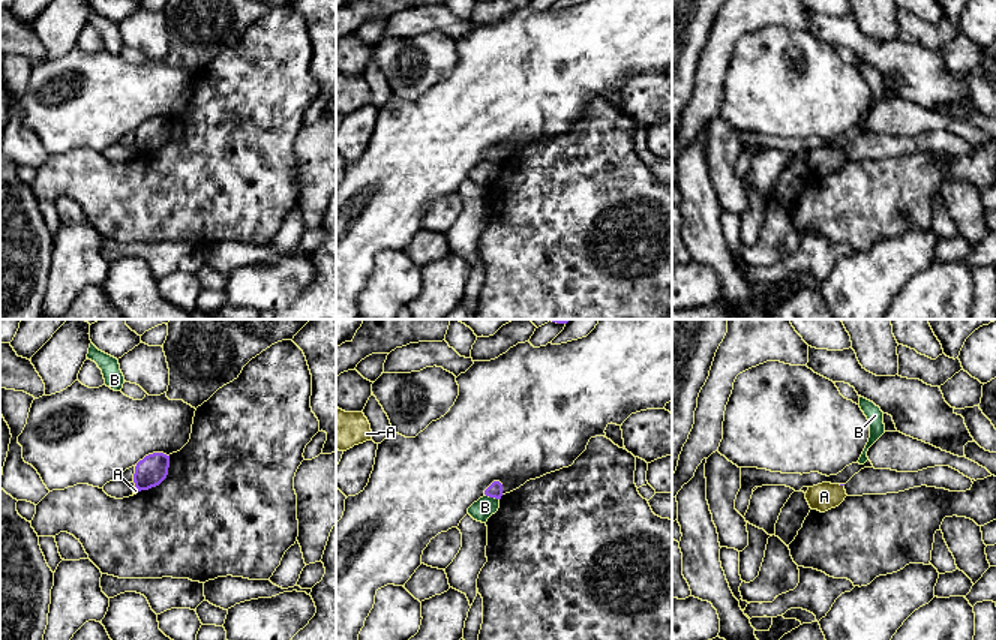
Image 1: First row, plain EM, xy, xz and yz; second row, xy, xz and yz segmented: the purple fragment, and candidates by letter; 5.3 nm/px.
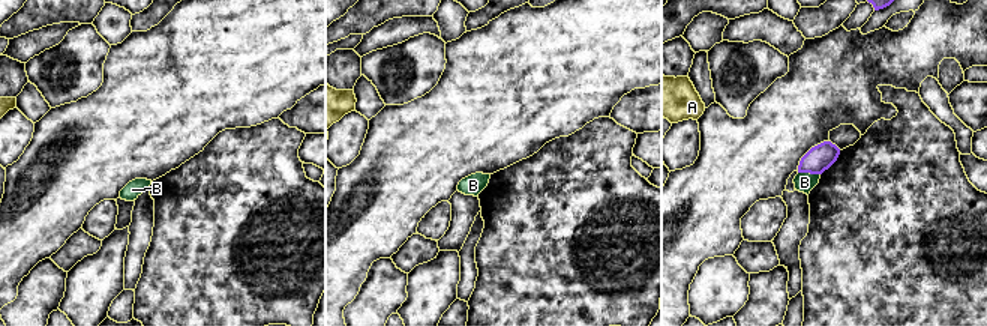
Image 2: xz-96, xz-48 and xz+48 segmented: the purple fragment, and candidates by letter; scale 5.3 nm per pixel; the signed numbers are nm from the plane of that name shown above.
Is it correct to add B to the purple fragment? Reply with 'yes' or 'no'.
no

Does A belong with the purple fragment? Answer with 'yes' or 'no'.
no

